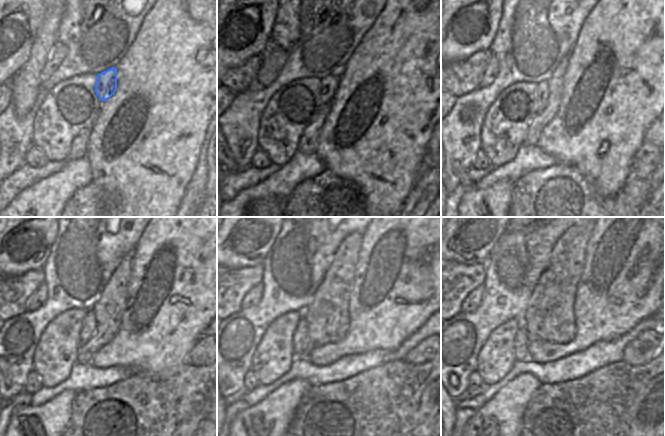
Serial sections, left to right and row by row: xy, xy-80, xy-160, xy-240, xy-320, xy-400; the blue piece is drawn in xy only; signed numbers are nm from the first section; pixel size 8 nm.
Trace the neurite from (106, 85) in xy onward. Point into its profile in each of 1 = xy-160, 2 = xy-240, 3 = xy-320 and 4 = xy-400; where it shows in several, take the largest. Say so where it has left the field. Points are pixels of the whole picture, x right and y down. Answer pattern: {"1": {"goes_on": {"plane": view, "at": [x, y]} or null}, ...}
{"1": {"goes_on": {"plane": "xy-160", "at": [542, 93]}}, "2": {"goes_on": {"plane": "xy-240", "at": [89, 323]}}, "3": {"goes_on": {"plane": "xy-320", "at": [301, 335]}}, "4": {"goes_on": {"plane": "xy-400", "at": [522, 337]}}}

